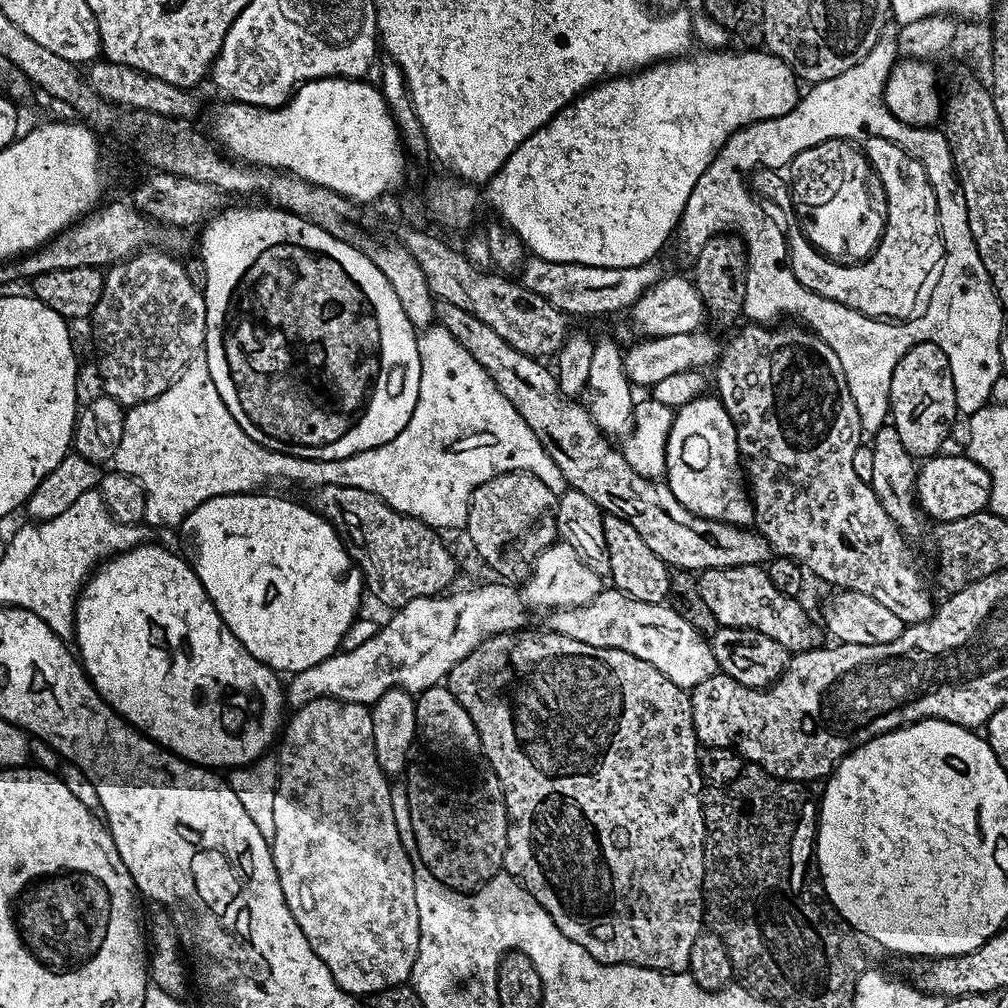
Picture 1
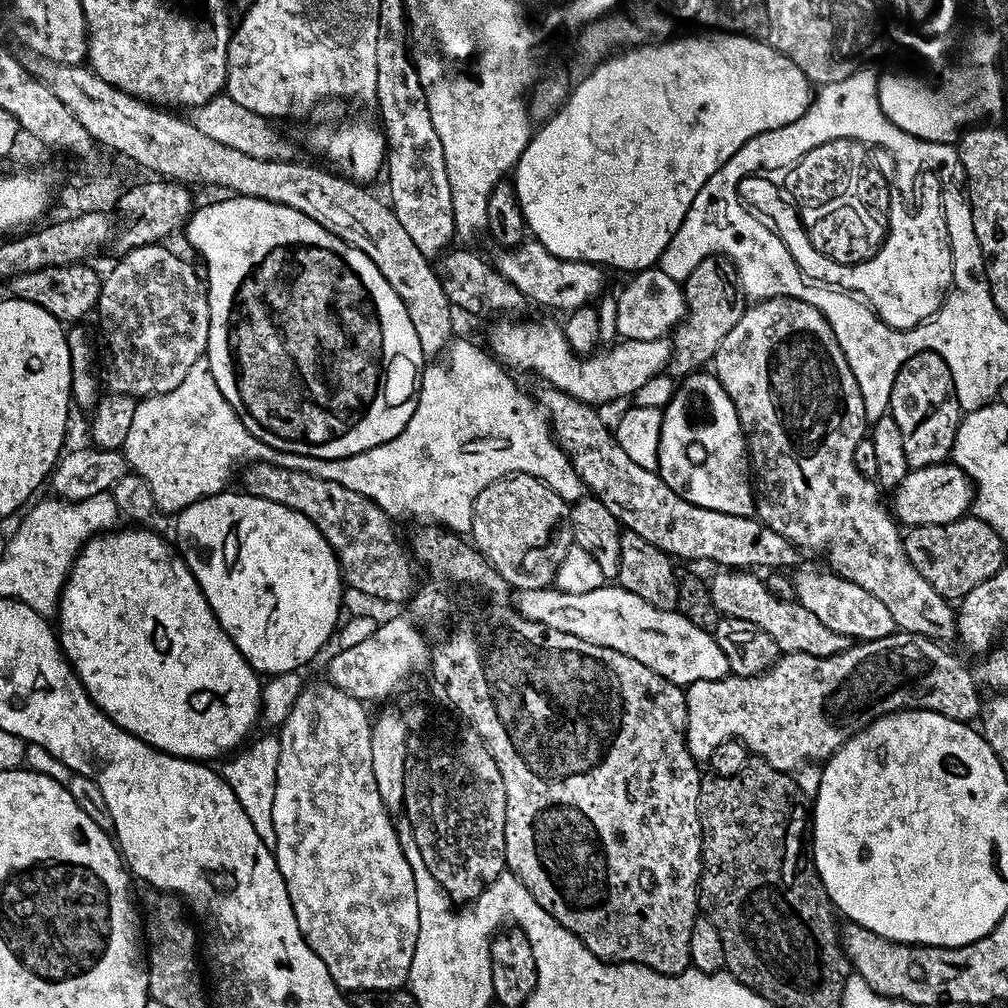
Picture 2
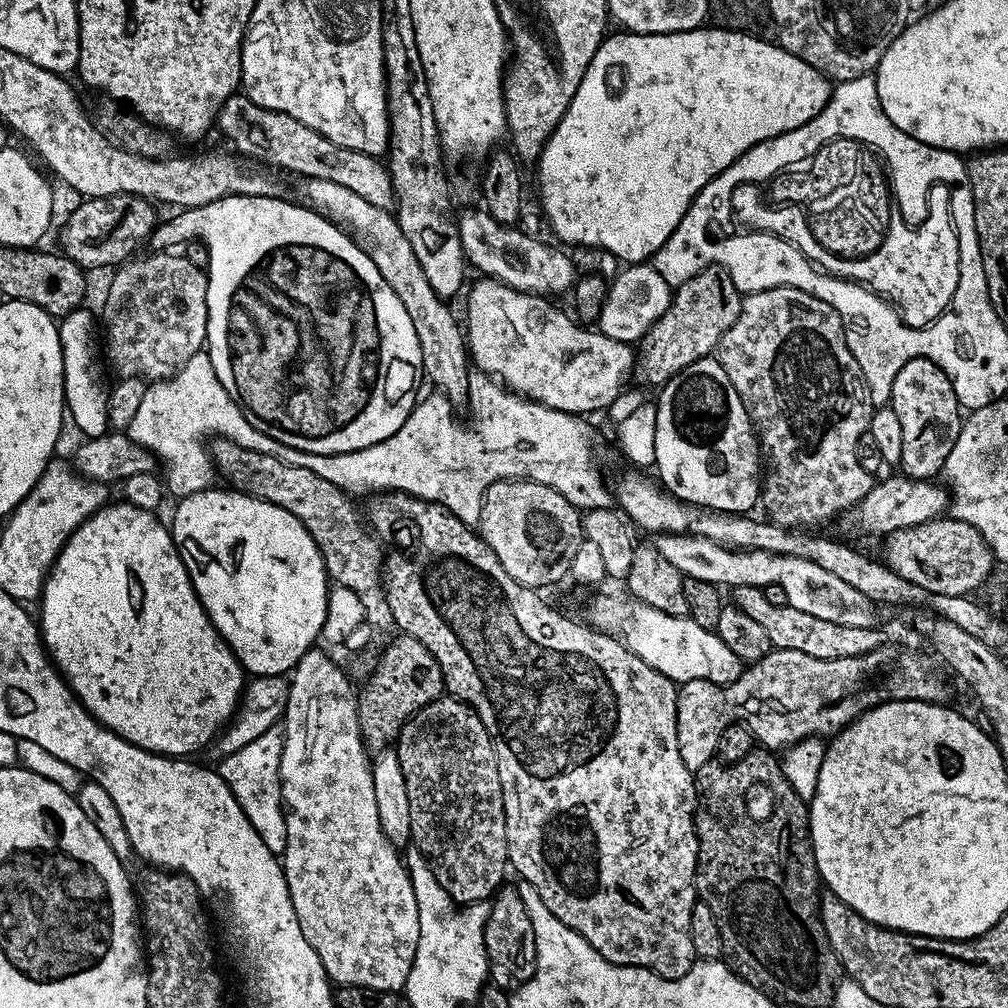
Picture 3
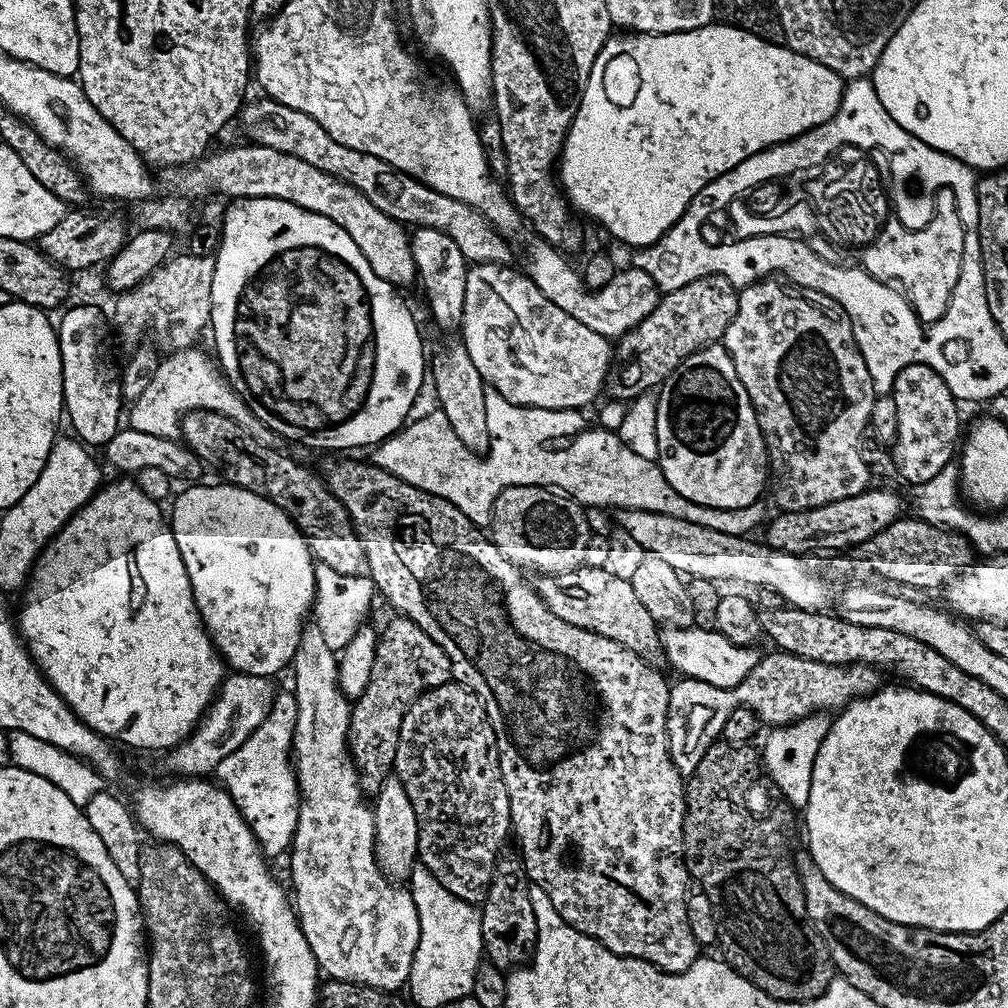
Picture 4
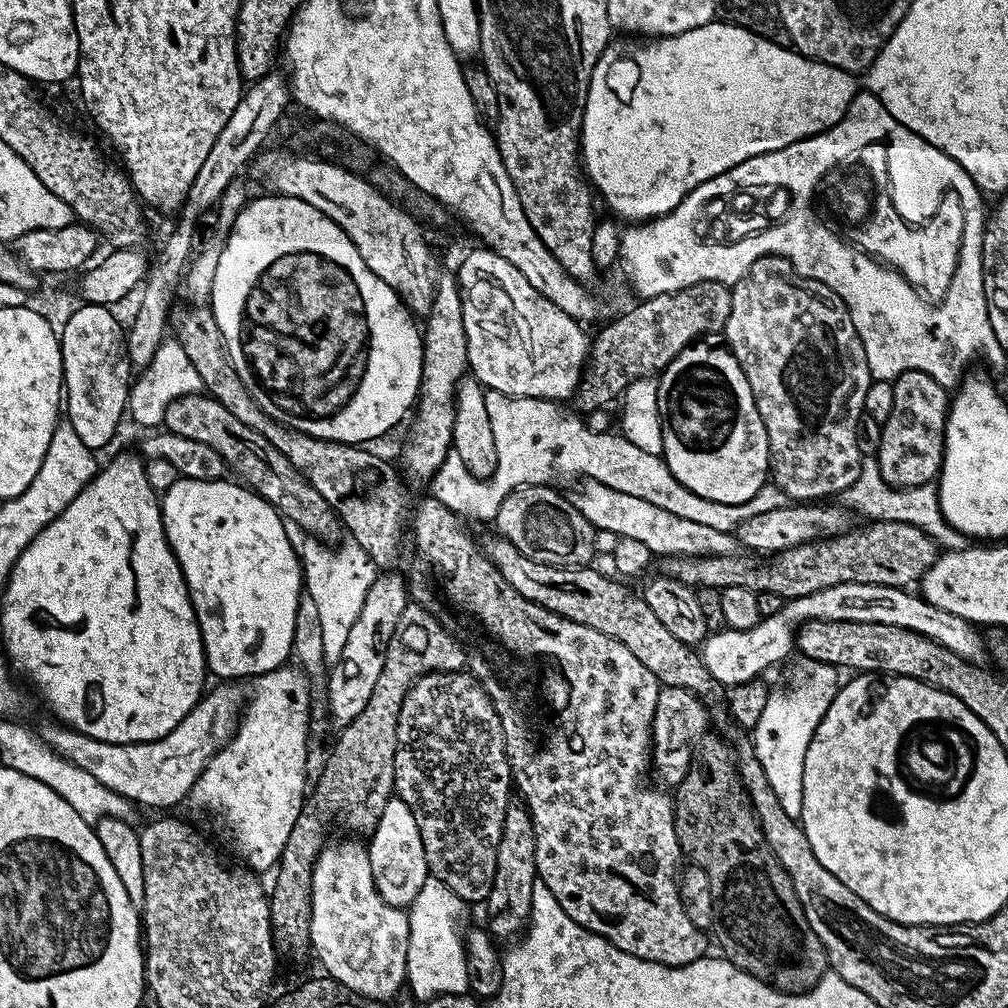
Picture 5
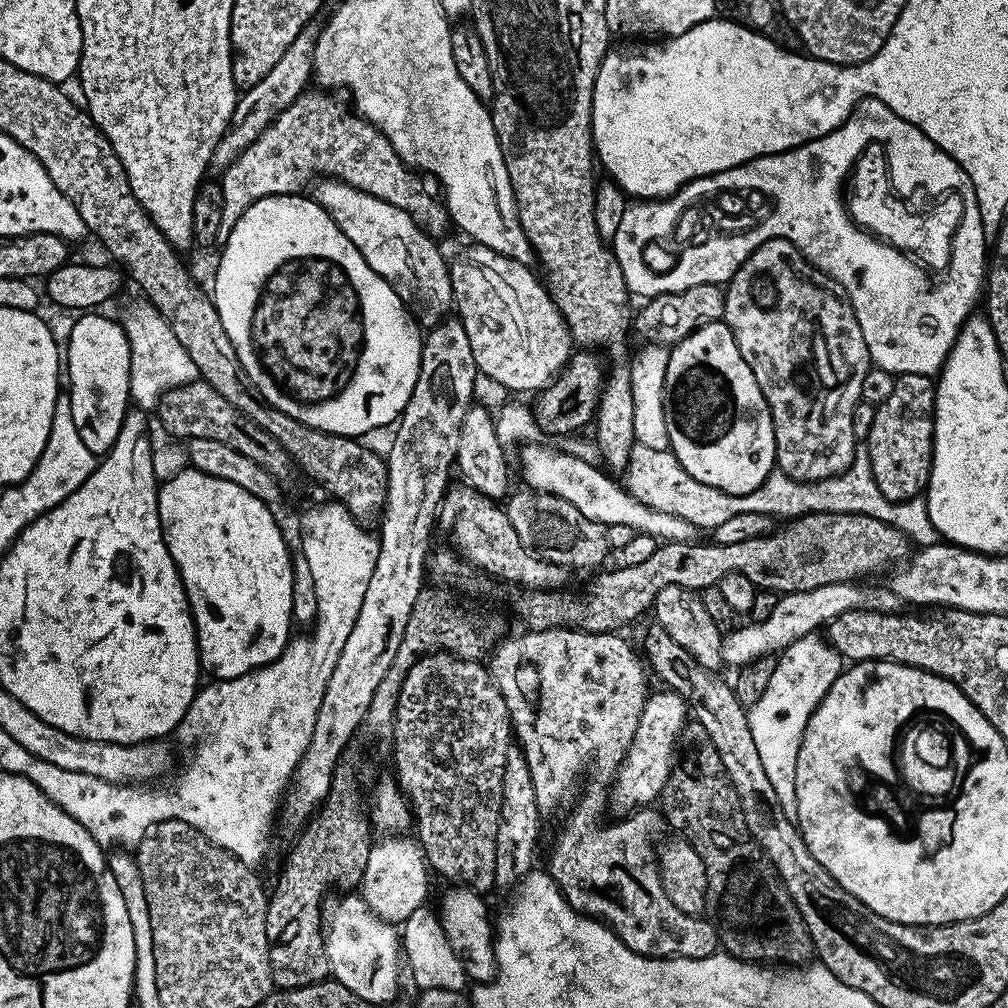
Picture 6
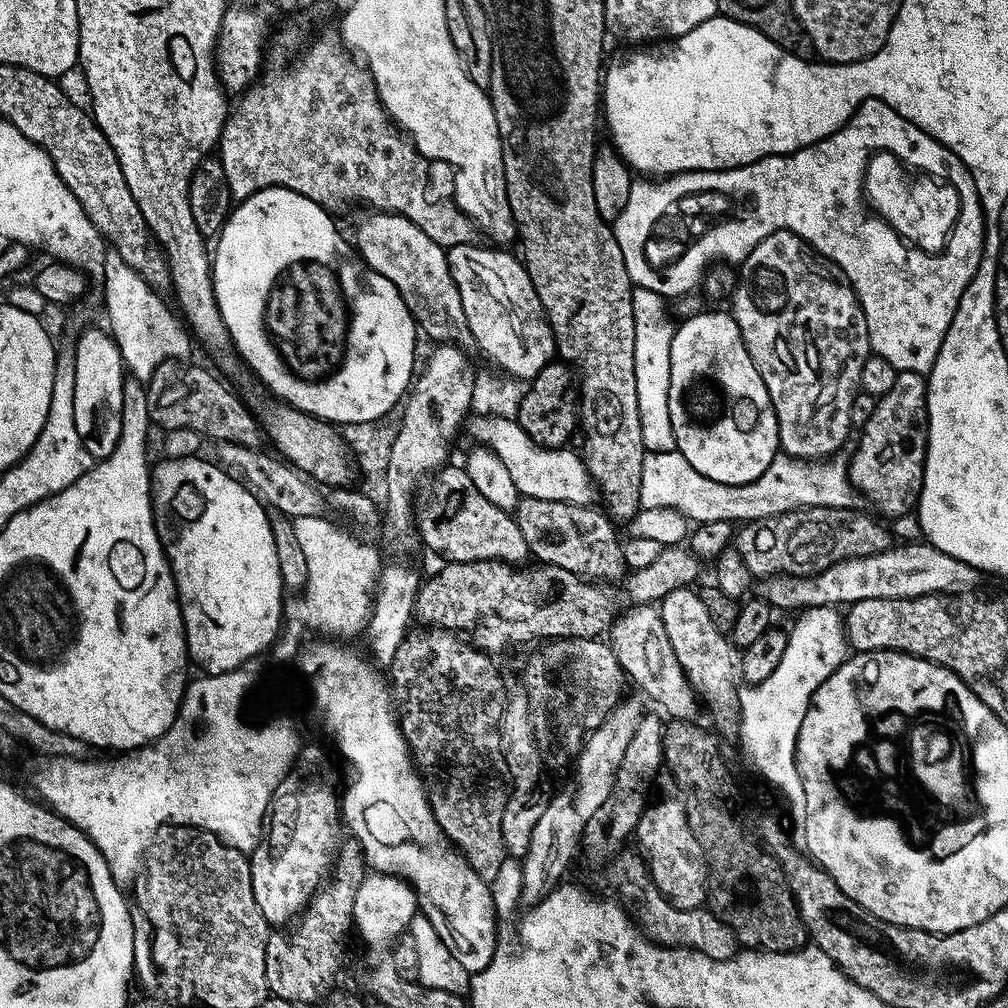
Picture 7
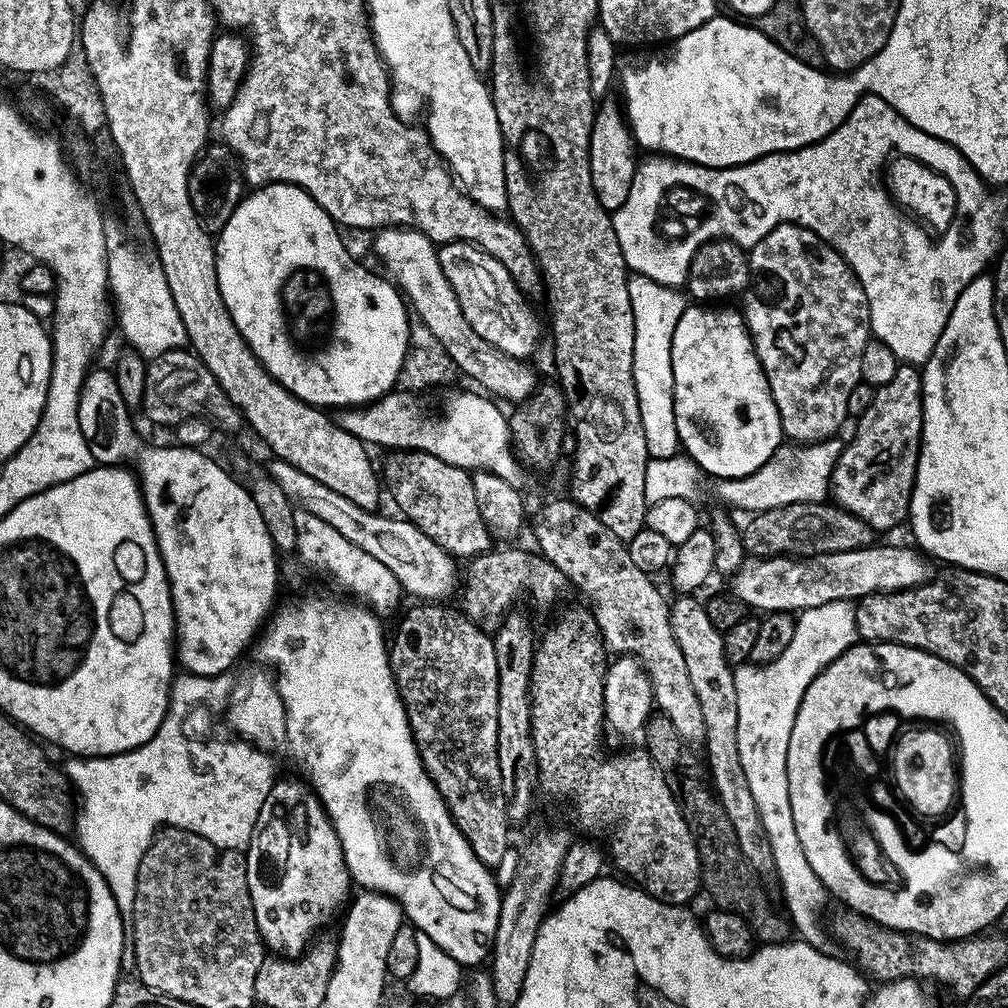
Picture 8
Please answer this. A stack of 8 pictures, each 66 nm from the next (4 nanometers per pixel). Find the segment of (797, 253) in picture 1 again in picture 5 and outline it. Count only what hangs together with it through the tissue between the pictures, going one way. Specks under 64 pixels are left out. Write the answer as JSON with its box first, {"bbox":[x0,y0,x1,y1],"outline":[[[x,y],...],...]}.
{"bbox":[859,190,964,302],"outline":[[[882,190],[877,196],[875,193],[870,211],[859,225],[859,247],[889,269],[899,272],[929,301],[939,302],[948,293],[954,270],[960,261],[963,225],[964,207],[957,192],[945,191],[937,212],[924,224],[908,224],[895,210],[890,192]]]}

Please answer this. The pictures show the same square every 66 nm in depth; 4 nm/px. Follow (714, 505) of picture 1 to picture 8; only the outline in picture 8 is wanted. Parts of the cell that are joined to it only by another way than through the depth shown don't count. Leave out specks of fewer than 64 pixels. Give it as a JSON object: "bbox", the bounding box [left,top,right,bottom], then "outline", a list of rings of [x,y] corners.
{"bbox":[670,306,782,480],"outline":[[[728,306],[685,307],[682,318],[678,318],[678,326],[674,326],[670,350],[674,374],[674,422],[681,449],[700,467],[701,473],[708,475],[709,472],[716,480],[737,480],[757,472],[776,453],[782,443],[782,433],[780,415],[752,345],[744,313],[724,307]]]}

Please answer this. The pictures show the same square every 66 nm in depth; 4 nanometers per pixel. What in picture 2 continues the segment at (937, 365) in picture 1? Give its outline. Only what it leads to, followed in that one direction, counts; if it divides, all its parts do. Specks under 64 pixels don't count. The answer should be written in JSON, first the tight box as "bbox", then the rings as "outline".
{"bbox":[888,352,962,469],"outline":[[[916,352],[902,365],[894,378],[888,407],[902,430],[902,450],[906,450],[909,469],[943,464],[951,457],[962,409],[948,363],[940,353]]]}

